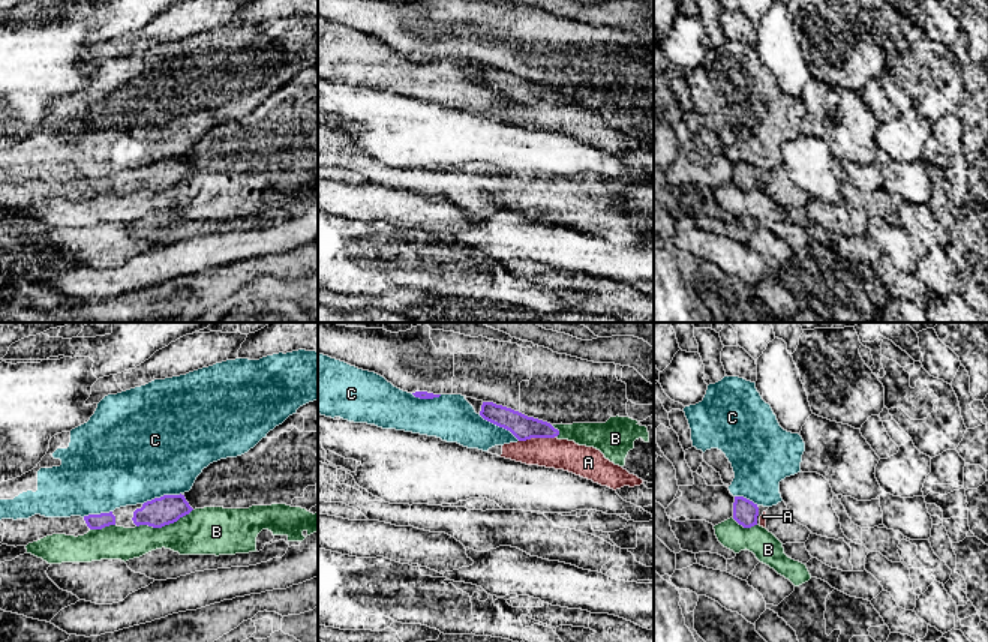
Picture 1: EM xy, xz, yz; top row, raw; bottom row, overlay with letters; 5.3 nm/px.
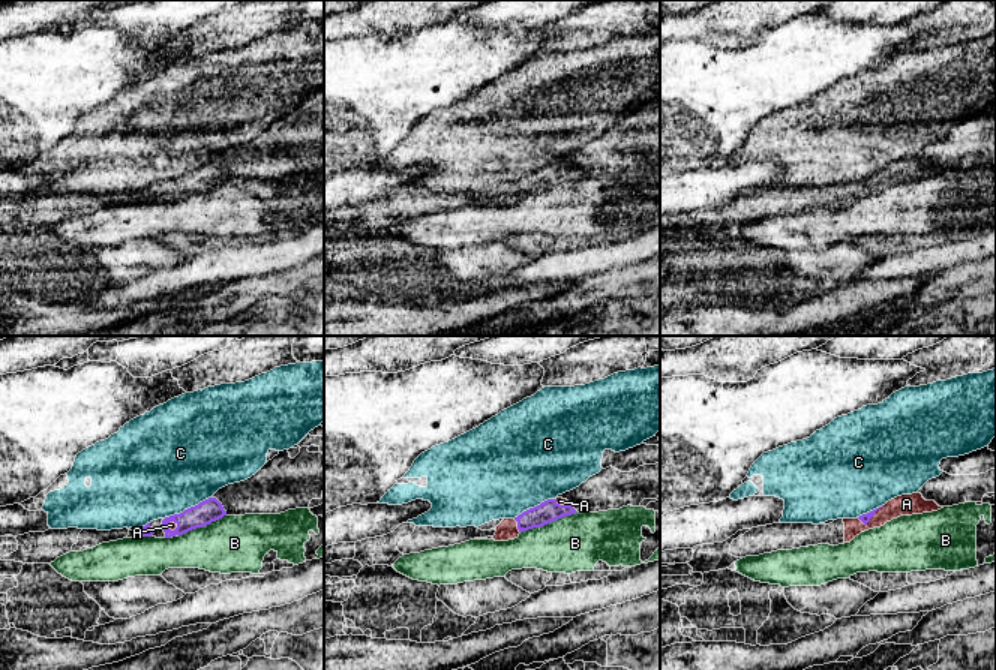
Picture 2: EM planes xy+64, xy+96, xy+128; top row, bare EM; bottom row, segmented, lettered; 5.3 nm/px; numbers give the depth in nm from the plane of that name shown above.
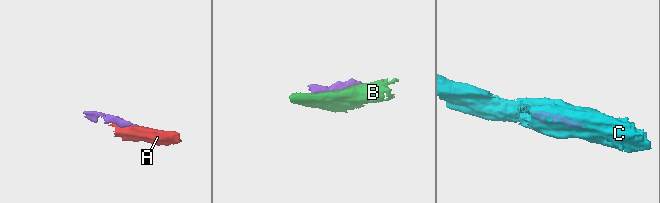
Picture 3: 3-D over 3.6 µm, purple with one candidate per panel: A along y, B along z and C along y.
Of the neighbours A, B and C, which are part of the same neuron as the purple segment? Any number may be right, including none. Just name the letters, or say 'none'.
A

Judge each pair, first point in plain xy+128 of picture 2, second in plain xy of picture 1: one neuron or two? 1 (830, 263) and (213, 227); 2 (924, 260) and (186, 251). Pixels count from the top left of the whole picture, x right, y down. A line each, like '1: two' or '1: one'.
1: two
2: one

